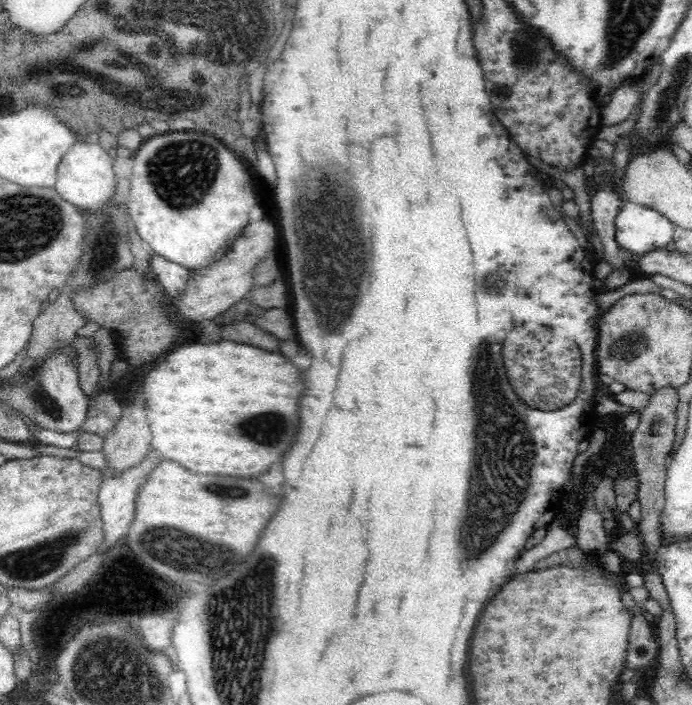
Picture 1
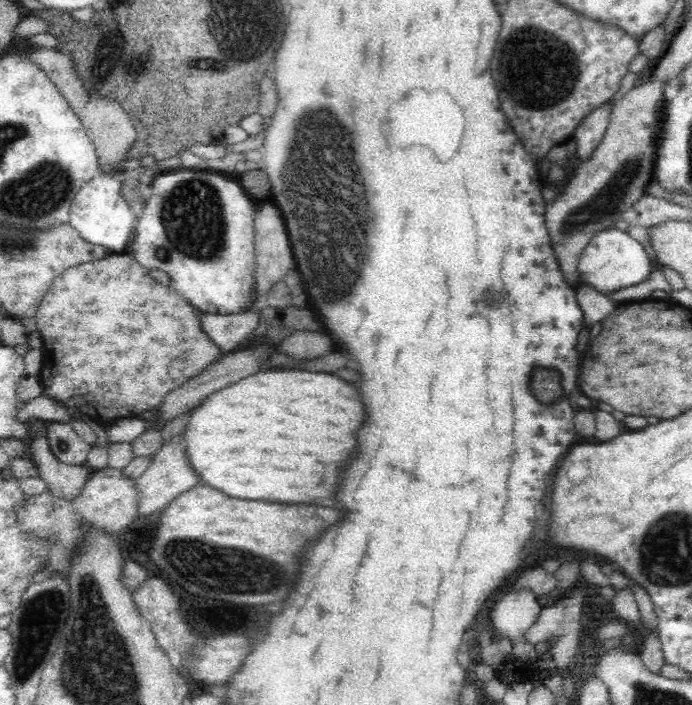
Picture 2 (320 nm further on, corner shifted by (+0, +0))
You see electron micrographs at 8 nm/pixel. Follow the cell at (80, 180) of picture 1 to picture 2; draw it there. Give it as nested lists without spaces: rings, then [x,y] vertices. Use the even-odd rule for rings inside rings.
[[[100,174],[91,181],[86,181],[77,192],[72,202],[70,212],[70,224],[78,231],[81,238],[92,243],[93,246],[100,246],[107,250],[108,255],[127,254],[132,228],[135,227],[135,218],[128,210],[126,201],[120,195],[120,182],[108,175]]]

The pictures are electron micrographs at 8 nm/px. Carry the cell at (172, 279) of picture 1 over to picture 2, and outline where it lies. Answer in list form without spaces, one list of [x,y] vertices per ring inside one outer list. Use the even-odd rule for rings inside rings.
[[[196,311],[196,316],[200,319],[203,331],[224,355],[239,351],[246,340],[252,339],[253,332],[259,327],[259,316],[252,312],[219,316]]]

